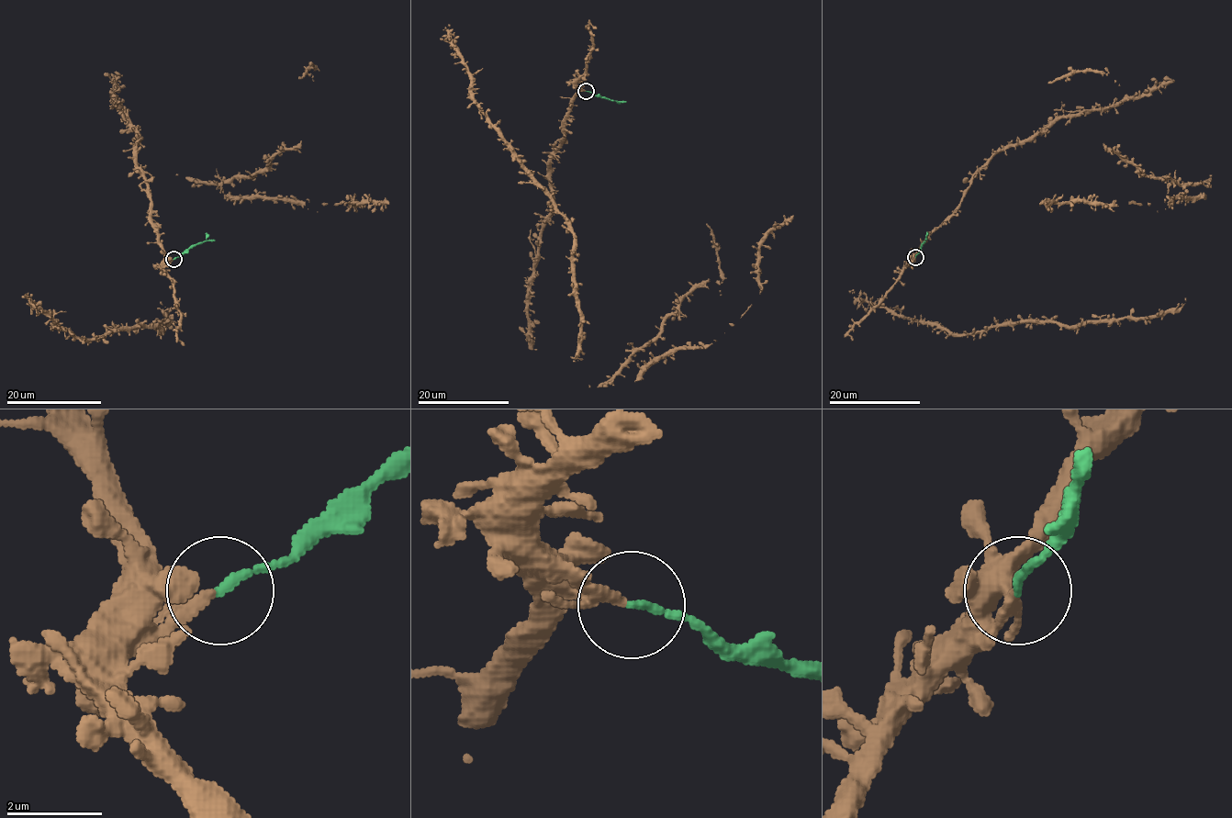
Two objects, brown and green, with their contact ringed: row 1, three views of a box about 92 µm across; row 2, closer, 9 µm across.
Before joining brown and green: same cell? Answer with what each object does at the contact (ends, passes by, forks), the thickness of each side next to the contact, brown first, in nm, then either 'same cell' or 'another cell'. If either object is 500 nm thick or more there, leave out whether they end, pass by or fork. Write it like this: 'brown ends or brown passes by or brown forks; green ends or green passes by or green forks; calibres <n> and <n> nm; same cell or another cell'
brown forks; green ends; calibres 140 and 160 nm; another cell

